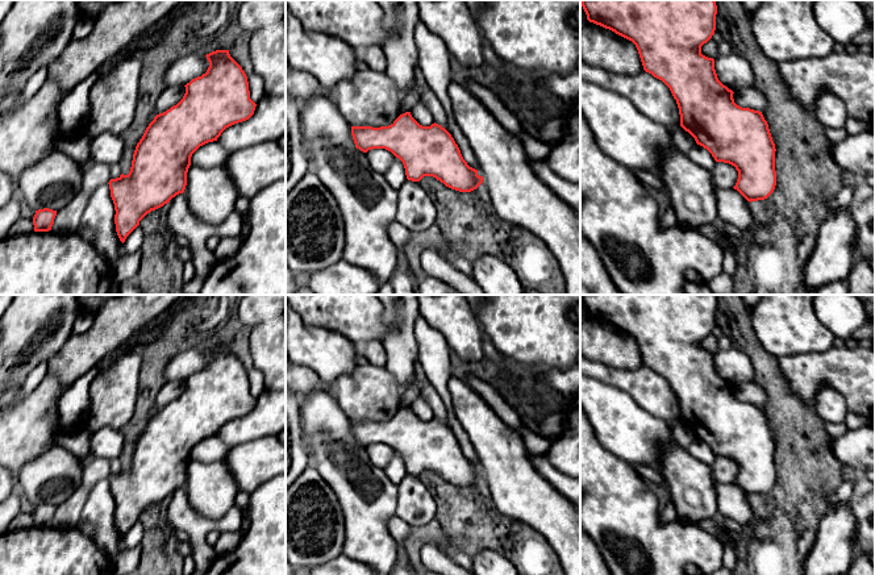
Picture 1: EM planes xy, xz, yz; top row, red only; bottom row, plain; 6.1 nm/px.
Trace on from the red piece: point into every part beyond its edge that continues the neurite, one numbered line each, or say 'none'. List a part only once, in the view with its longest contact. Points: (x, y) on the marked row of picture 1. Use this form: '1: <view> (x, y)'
none

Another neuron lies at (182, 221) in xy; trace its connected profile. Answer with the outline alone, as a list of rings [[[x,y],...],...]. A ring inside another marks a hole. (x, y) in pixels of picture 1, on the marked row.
[[[179,193],[170,200],[167,224],[170,229],[189,243],[191,263],[196,276],[208,276],[217,259],[207,249],[207,239],[212,236],[220,238],[238,238],[243,225],[243,217],[234,209],[220,225],[201,221],[189,209],[187,195]]]

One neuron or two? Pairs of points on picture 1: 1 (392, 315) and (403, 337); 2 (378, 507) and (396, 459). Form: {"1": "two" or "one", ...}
{"1": "one", "2": "two"}

